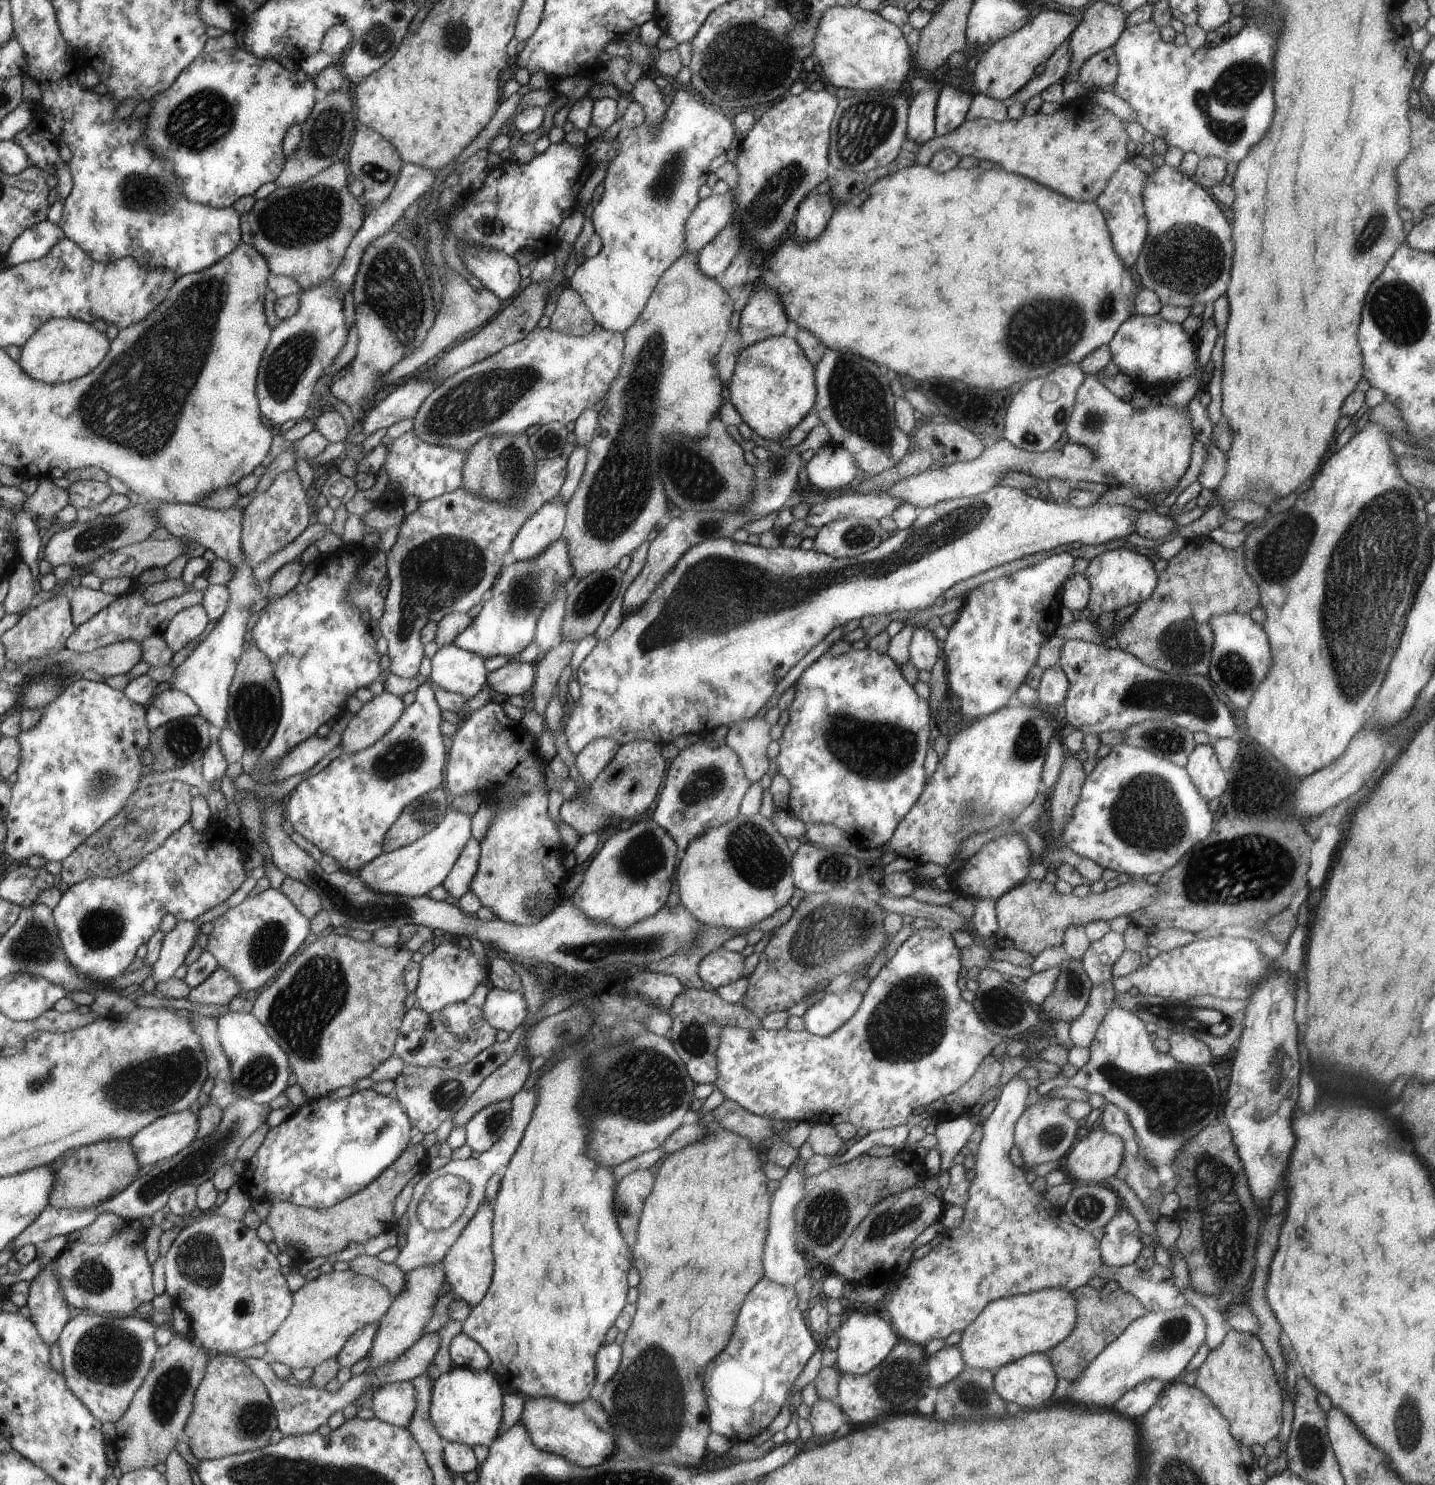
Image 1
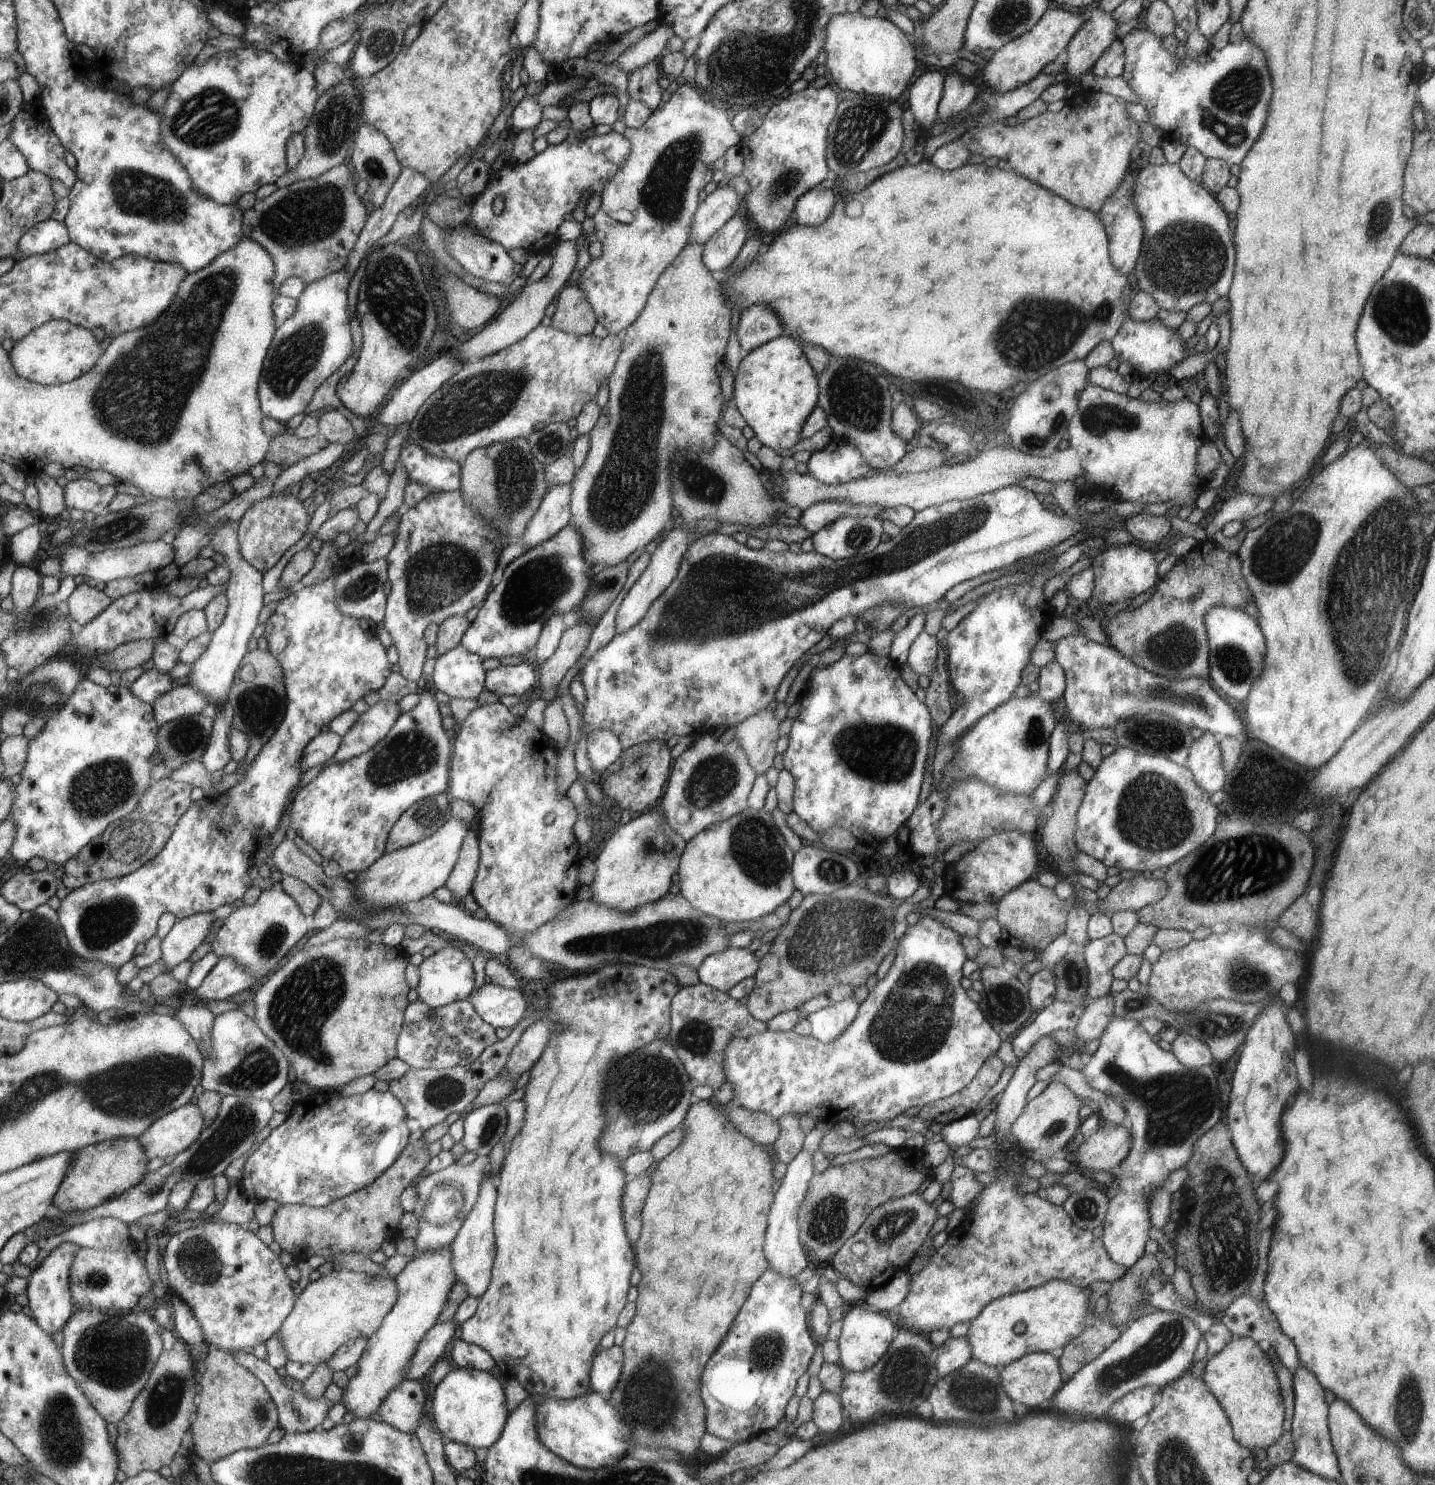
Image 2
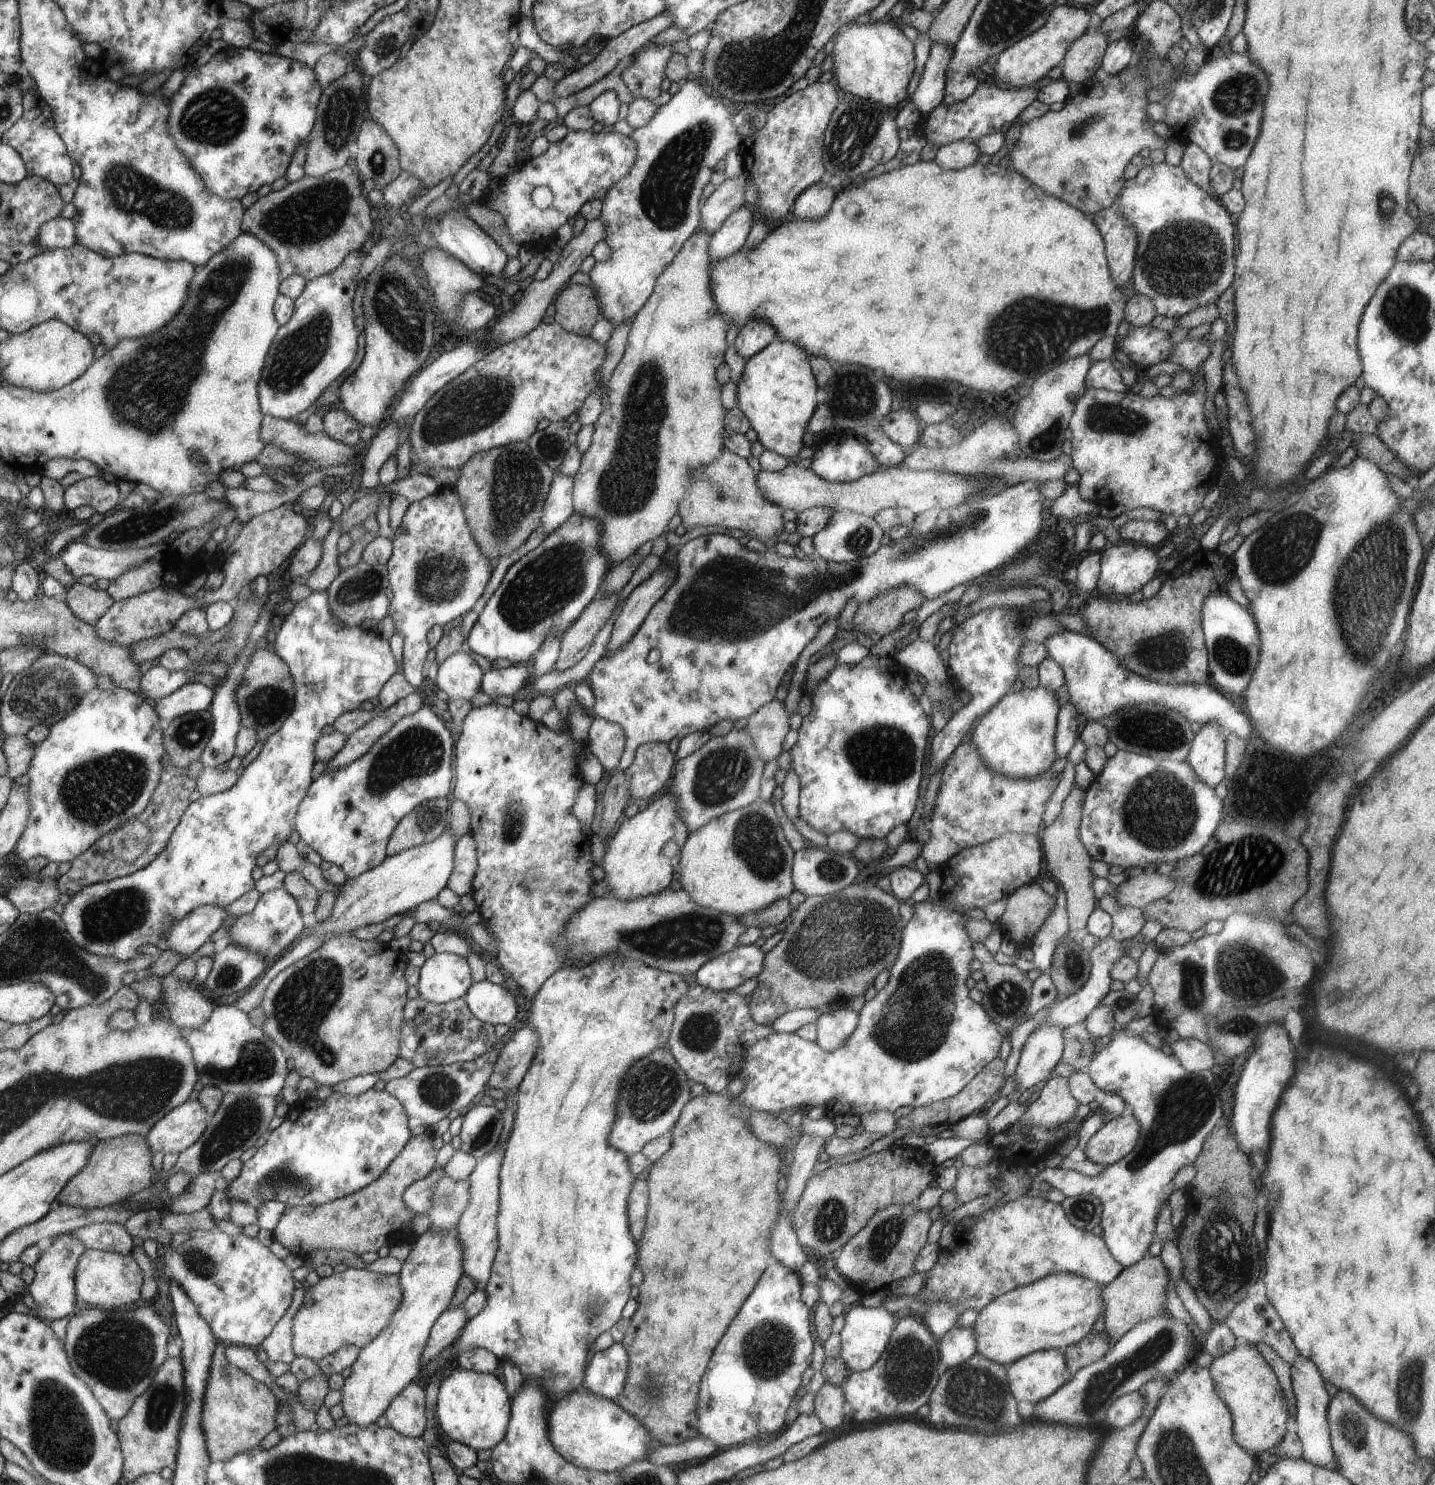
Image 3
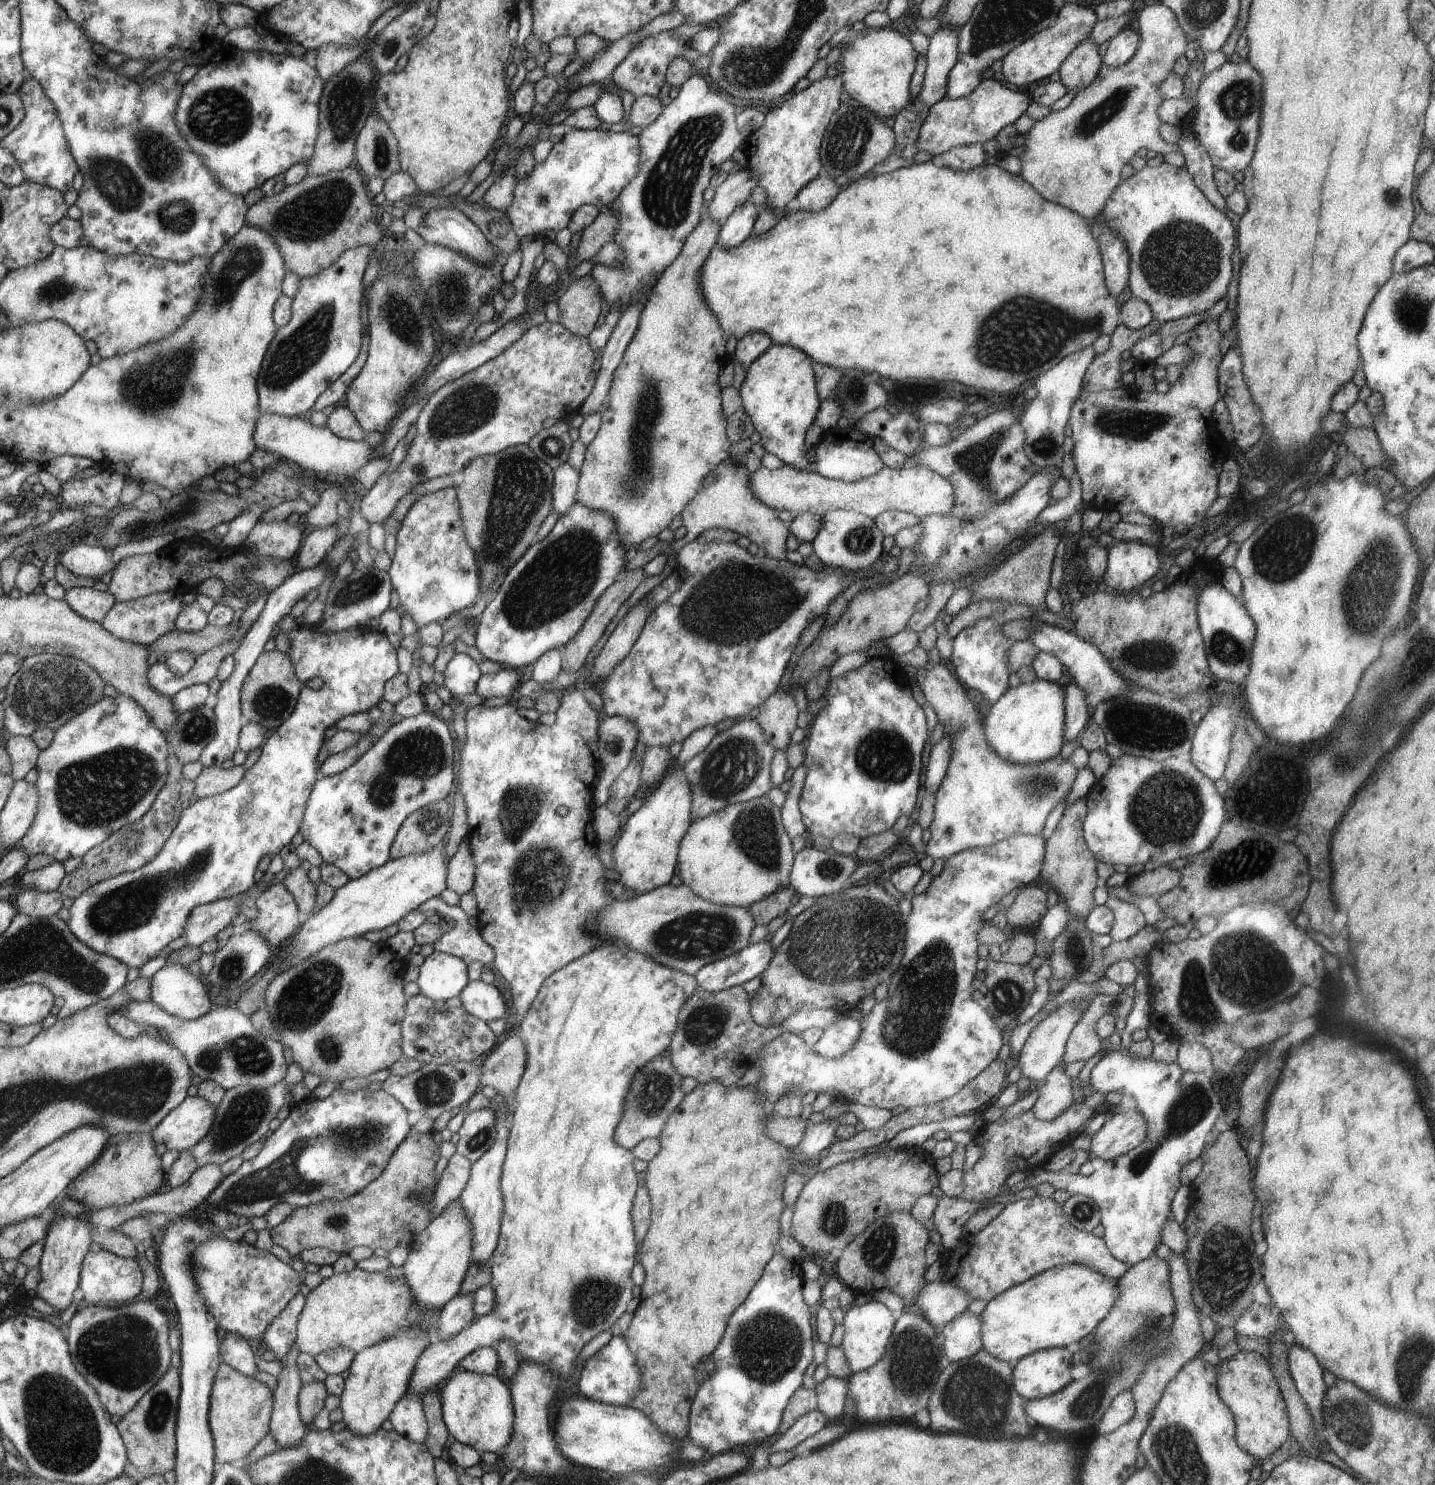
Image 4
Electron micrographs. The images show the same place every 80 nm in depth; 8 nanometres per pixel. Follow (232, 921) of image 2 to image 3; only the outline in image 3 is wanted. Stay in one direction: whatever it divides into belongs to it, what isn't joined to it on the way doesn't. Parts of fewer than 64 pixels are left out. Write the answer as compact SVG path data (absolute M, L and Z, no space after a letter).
M284 888L269 890L260 895L256 907L250 914L241 915L230 928L228 942L246 947L249 951L260 953L270 963L282 957L288 946L302 934L304 930L303 910L295 899Z

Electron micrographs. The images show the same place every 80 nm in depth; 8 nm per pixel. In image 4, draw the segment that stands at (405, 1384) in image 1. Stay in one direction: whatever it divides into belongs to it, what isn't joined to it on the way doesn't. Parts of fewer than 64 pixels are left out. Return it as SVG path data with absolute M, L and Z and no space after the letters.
M406 1393L395 1406L390 1419L394 1431L422 1445L426 1442L429 1426L421 1402L422 1395Z

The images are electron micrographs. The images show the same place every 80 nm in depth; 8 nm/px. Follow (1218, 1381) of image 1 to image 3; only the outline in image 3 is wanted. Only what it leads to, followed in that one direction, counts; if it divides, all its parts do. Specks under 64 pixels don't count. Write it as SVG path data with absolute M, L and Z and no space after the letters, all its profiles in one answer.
M1249 1342L1237 1345L1228 1354L1215 1357L1209 1367L1216 1394L1226 1403L1233 1418L1233 1438L1257 1457L1274 1448L1291 1427L1289 1404L1275 1370L1264 1360L1260 1351Z

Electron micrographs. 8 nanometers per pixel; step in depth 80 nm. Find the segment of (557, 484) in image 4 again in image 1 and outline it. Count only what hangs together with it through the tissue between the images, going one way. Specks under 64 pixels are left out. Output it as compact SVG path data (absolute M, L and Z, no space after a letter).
M559 496L548 501L534 516L528 518L518 531L511 551L516 561L529 559L548 548L550 544L563 538L567 519L567 503Z

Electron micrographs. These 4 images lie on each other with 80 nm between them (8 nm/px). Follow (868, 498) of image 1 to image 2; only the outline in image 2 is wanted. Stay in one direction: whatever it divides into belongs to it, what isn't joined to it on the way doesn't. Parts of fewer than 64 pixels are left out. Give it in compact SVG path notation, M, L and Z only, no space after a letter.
M824 501L803 510L802 516L798 520L798 525L813 535L815 532L818 532L820 529L823 529L831 522L843 516L860 515L861 517L877 517L877 514L882 509L884 508L853 505L847 502Z

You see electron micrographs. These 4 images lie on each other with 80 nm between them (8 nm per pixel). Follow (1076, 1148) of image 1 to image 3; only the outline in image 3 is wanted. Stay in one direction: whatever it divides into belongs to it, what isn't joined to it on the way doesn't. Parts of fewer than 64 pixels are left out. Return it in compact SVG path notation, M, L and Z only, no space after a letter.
M1134 1115L1107 1118L1086 1144L1086 1156L1107 1167L1134 1150L1140 1136L1140 1125Z

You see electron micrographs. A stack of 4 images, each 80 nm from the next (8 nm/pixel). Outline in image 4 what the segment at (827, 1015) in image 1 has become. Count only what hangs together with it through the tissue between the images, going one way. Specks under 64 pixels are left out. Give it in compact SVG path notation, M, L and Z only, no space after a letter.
M841 1014L832 1025L823 1030L822 1038L812 1048L825 1059L837 1059L856 1044L862 1032L860 1021L848 1014Z

